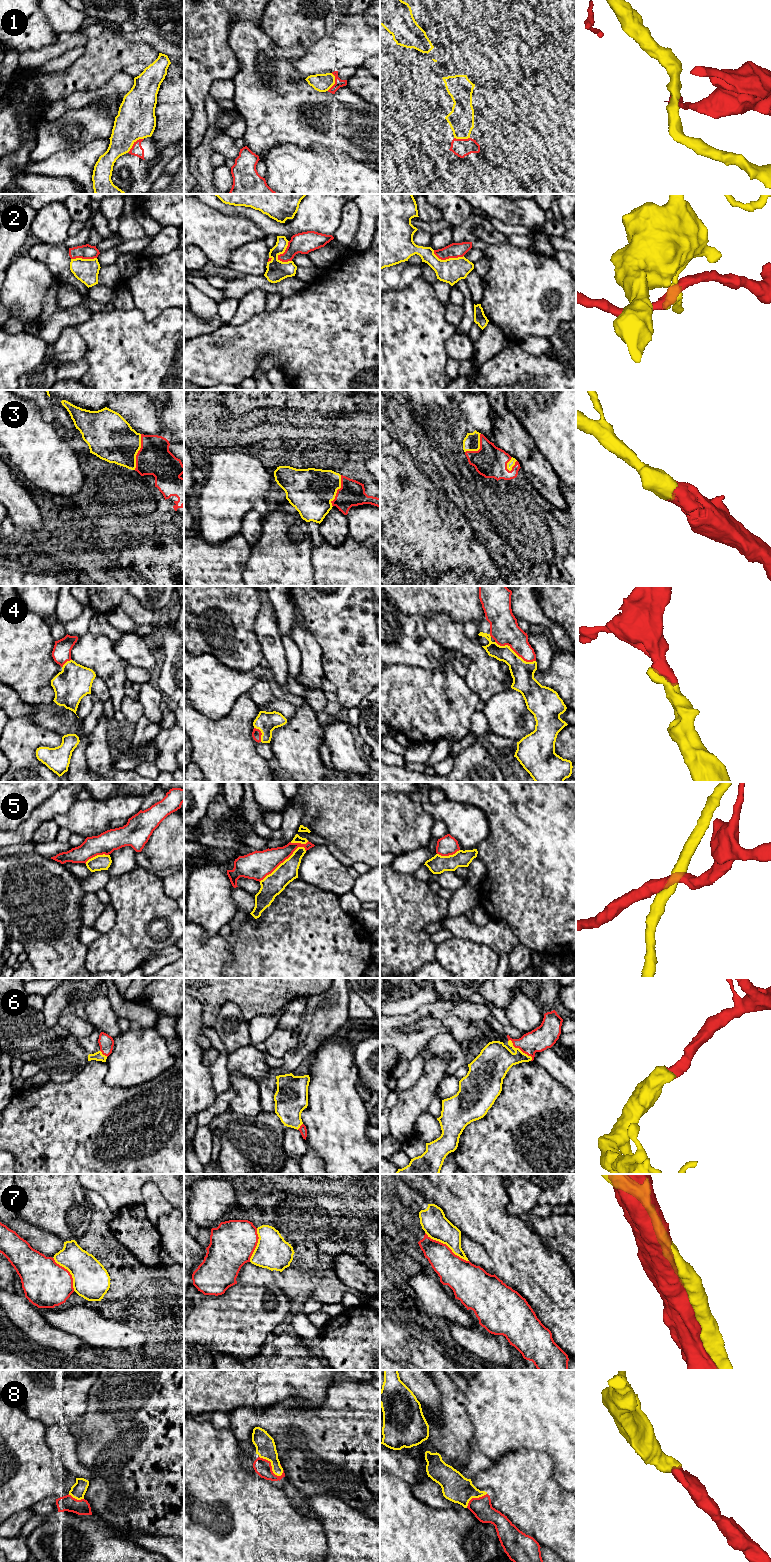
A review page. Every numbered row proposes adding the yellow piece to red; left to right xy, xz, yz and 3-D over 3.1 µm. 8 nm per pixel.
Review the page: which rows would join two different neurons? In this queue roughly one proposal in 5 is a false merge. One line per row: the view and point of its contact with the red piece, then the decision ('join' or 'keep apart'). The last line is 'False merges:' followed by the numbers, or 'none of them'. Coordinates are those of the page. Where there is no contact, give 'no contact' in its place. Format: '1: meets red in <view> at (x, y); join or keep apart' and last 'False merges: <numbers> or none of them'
1: meets red in xy at (134, 143); keep apart
2: meets red in xz at (284, 252); keep apart
3: meets red in xy at (138, 452); join
4: meets red in yz at (515, 652); join
5: meets red in xz at (282, 862); keep apart
6: meets red in yz at (520, 1049); join
7: meets red in yz at (447, 1246); keep apart
8: meets red in xz at (271, 1466); join
False merges: 1, 2, 5, 7

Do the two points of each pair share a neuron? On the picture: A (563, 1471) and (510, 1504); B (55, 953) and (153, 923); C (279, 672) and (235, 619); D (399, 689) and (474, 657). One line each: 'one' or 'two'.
A: two
B: two
C: two
D: two

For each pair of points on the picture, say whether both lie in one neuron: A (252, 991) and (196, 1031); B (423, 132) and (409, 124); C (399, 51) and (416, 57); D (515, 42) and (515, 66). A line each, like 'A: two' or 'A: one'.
A: two
B: two
C: one
D: one

